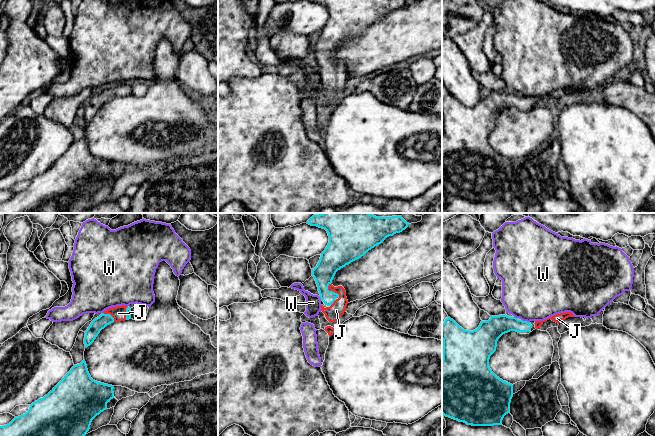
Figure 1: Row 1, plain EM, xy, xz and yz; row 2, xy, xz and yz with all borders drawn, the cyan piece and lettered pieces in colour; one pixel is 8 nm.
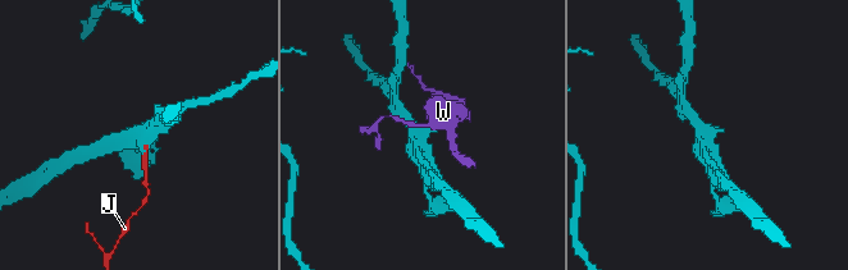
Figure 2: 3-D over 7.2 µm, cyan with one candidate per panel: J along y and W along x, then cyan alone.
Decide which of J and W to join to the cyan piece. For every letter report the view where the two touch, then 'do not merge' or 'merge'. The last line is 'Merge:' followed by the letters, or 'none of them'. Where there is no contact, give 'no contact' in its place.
J: contact in xz; merge
W: contact in yz; do not merge
Merge: J

